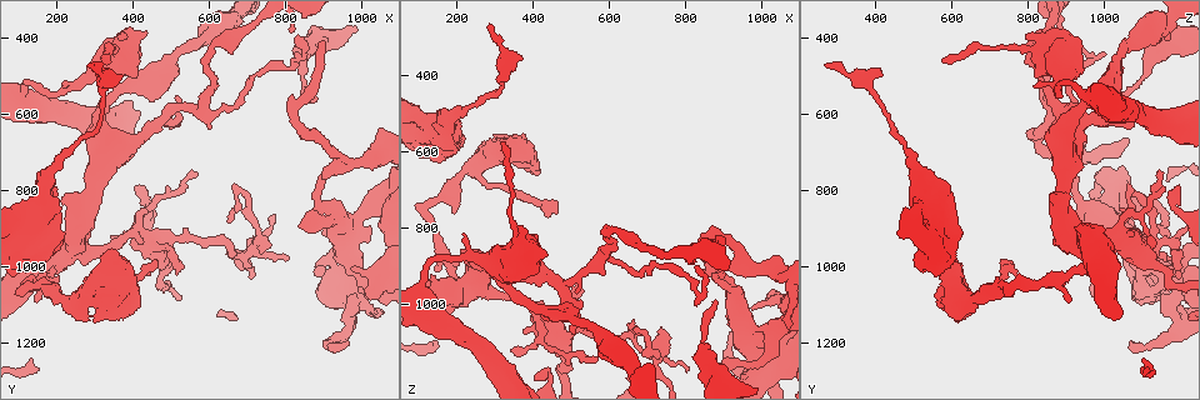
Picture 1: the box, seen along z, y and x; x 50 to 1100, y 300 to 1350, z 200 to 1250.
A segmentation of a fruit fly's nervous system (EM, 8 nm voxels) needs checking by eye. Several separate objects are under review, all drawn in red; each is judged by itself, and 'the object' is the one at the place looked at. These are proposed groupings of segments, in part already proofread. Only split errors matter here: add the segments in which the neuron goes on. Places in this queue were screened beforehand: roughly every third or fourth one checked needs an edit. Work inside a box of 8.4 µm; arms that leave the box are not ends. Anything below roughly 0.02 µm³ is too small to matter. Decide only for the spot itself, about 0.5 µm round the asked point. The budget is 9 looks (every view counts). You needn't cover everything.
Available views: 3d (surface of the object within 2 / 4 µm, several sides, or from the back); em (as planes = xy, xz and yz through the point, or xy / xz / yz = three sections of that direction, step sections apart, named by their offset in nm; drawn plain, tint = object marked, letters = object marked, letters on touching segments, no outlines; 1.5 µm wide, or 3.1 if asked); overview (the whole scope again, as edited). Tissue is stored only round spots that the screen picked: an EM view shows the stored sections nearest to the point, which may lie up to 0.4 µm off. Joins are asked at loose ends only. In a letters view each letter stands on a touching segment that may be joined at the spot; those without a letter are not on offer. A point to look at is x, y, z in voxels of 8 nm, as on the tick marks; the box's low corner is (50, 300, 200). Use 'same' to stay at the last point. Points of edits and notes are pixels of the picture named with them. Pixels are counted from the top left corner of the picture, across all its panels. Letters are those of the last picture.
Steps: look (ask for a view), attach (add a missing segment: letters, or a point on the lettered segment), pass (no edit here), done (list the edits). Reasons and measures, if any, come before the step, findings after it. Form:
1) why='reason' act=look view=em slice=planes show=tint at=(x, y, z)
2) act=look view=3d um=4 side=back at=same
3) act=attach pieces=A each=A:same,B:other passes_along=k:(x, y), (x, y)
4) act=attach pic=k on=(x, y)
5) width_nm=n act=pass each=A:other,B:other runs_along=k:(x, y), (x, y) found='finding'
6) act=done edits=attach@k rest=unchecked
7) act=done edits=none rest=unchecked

why='thin end' act=look view=3d um=2 at=(800, 975, 1175)

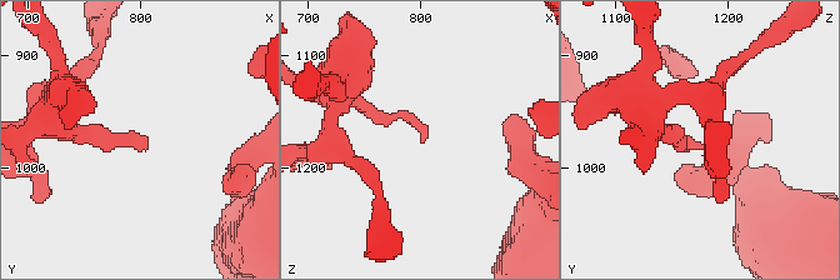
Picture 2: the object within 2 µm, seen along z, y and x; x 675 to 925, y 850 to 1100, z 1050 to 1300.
act=look view=em slice=xy step=8 show=tint at=(802, 982, 1174)

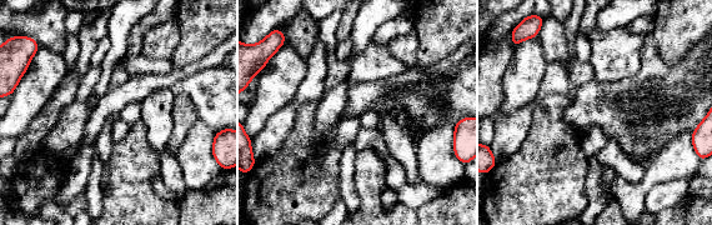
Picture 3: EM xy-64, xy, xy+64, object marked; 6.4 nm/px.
why='cut it another way' act=look view=em slice=xz step=4 show=letters at=same

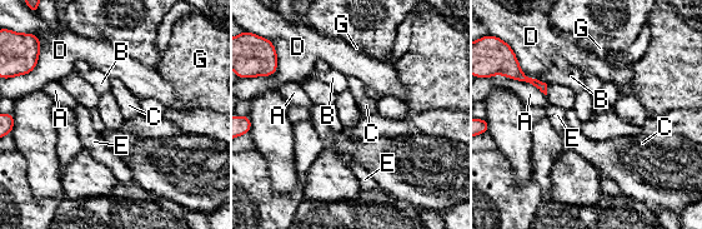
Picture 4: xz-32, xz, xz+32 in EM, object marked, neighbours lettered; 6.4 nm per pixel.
act=pass each=A:other,B:other,C:other,D:other,E:other,G:other border=4:(516, 79), (533, 84), (546, 95) found='no lettered segment goes on from it'

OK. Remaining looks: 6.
why='an open end' act=look view=3d um=4 at=(885, 560, 990)

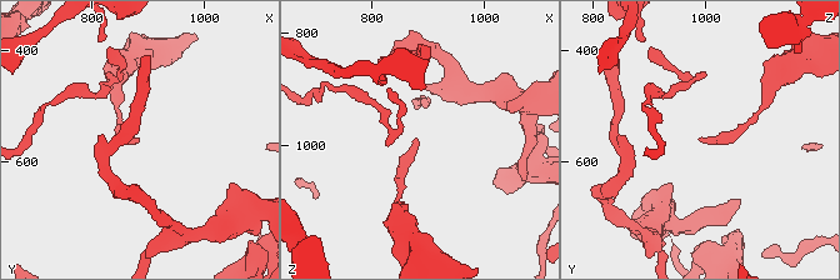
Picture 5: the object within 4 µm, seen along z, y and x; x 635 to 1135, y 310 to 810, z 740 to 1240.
act=look view=em slice=planes show=letters at=(885, 565, 985)

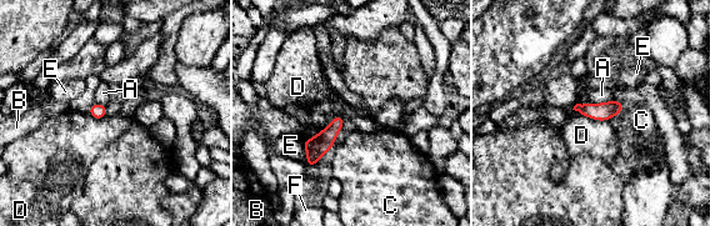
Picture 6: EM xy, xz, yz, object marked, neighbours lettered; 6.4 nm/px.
longest_contact=D:320nm act=pass each=A:other,B:other,C:other,D:other,E:other,F:other found='none of them fits'

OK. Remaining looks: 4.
why='end of a long branch' act=look view=3d um=4 at=(900, 415, 820)

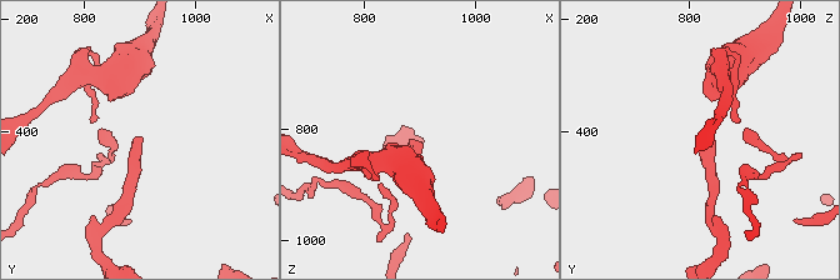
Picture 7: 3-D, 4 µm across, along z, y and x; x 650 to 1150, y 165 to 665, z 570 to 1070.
act=look view=em slice=planes show=letters at=(905, 410, 830)

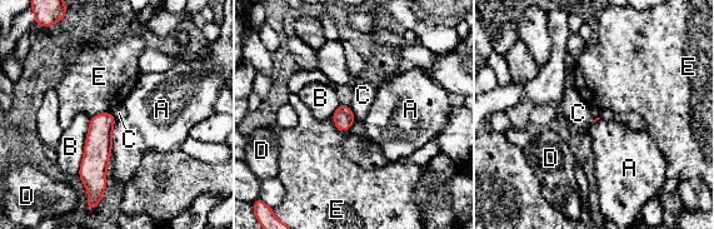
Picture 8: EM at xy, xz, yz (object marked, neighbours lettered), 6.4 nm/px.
act=pass each=A:other,B:other,C:other,D:other,E:other runs_along=8:(108, 115), (98, 144), (100, 189) found='no lettered segment goes on from it'

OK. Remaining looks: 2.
act=done edits=none rest=unchecked

